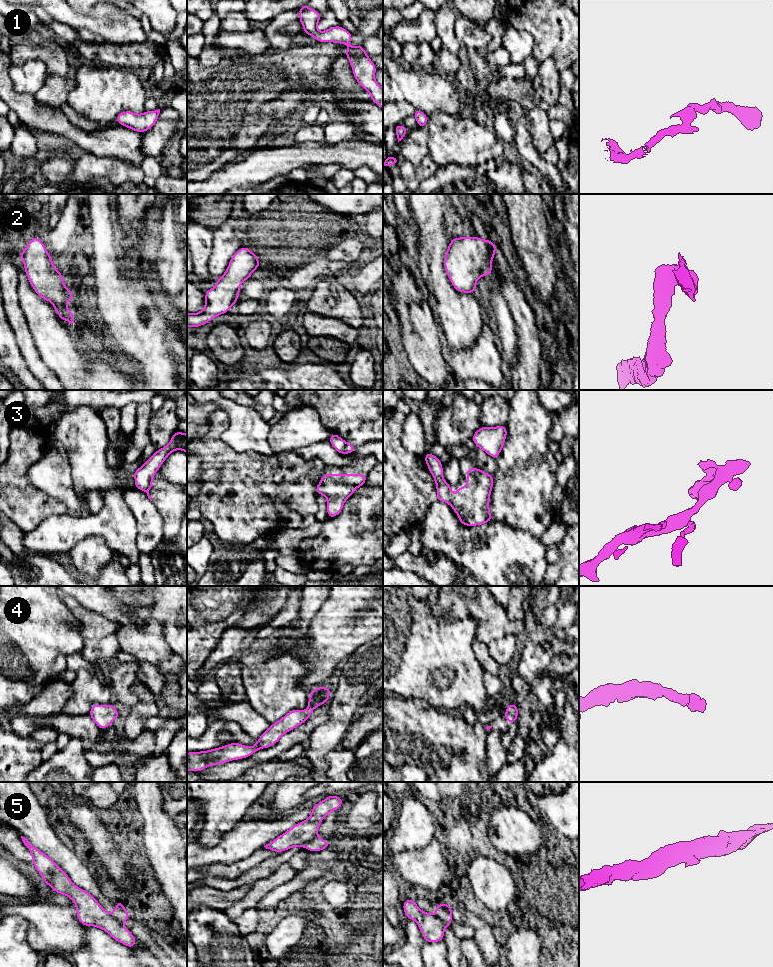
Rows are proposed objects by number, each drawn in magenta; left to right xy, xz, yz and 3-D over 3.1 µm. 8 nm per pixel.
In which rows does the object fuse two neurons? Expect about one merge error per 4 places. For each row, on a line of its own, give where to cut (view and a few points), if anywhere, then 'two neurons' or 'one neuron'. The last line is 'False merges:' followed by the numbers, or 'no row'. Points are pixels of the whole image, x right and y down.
1: no cut | one neuron
2: no cut | one neuron
3: xz (346, 442), (346, 447), (342, 453) | two neurons
4: no cut | one neuron
5: xy (108, 913), (123, 926) | two neurons
False merges: 3, 5

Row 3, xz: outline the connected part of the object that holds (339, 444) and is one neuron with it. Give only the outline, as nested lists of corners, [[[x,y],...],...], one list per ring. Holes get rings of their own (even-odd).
[[[332,432],[332,435],[328,441],[338,453],[343,454],[345,452],[347,442],[341,437],[339,437],[336,433]]]

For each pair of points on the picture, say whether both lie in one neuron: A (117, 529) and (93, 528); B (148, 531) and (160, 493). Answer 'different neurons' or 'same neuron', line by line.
A: same neuron
B: different neurons

